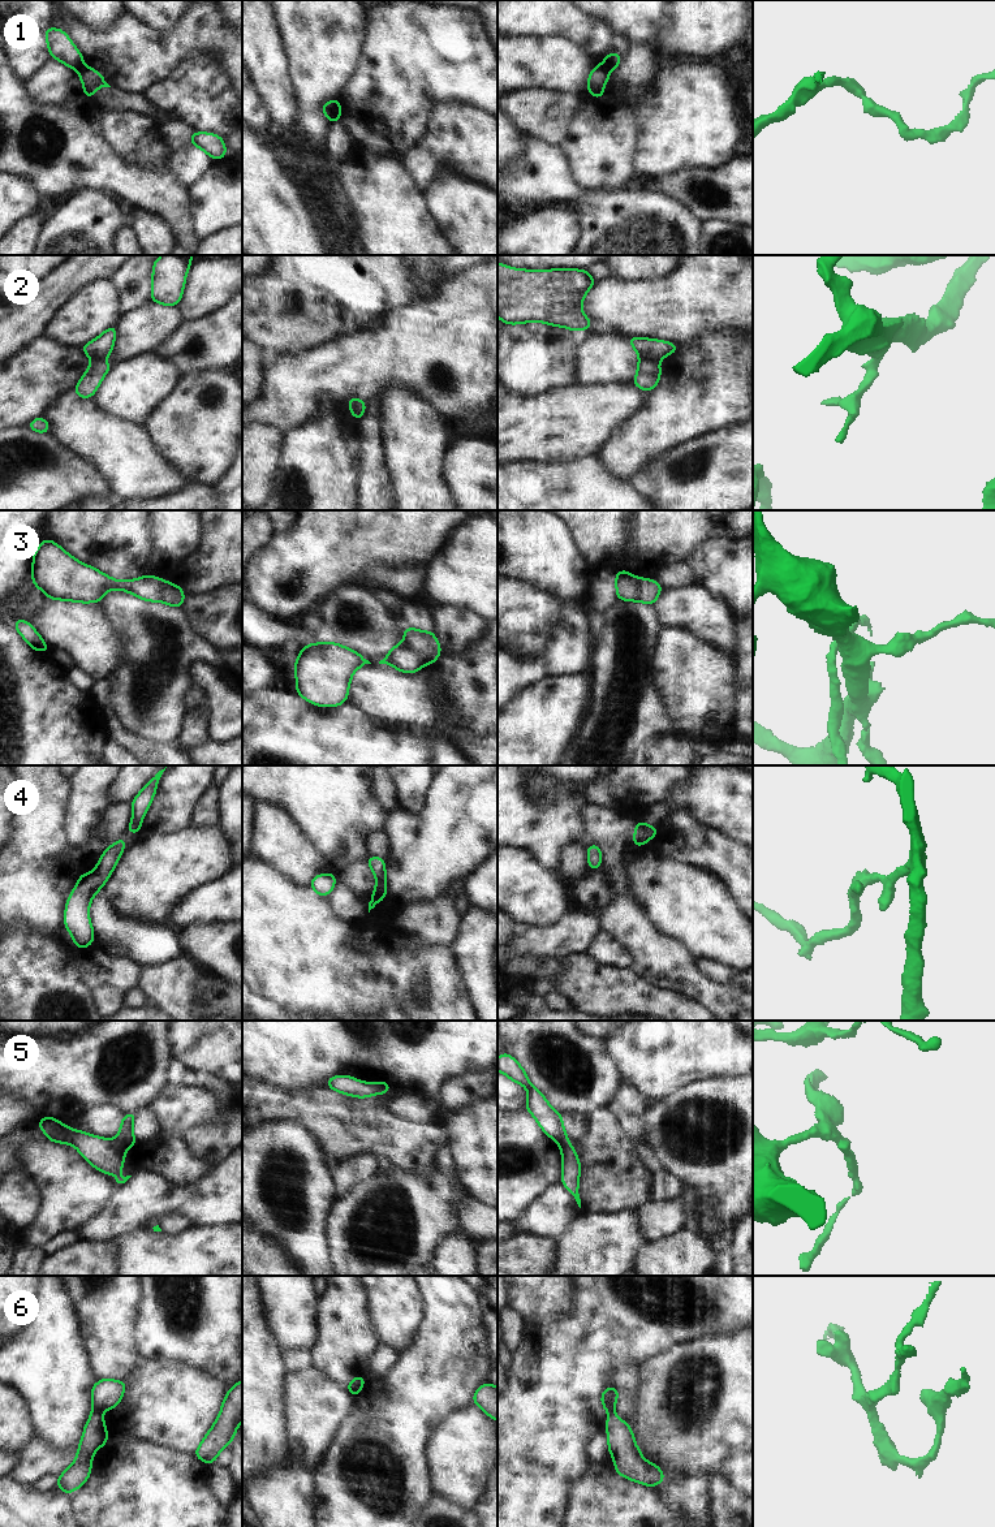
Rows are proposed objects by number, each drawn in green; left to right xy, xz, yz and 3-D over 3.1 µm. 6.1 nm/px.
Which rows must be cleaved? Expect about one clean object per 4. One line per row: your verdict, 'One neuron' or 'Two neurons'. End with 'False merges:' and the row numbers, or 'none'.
1: Two neurons
2: Two neurons
3: Two neurons
4: One neuron
5: Two neurons
6: Two neurons
False merges: 1, 2, 3, 5, 6.

